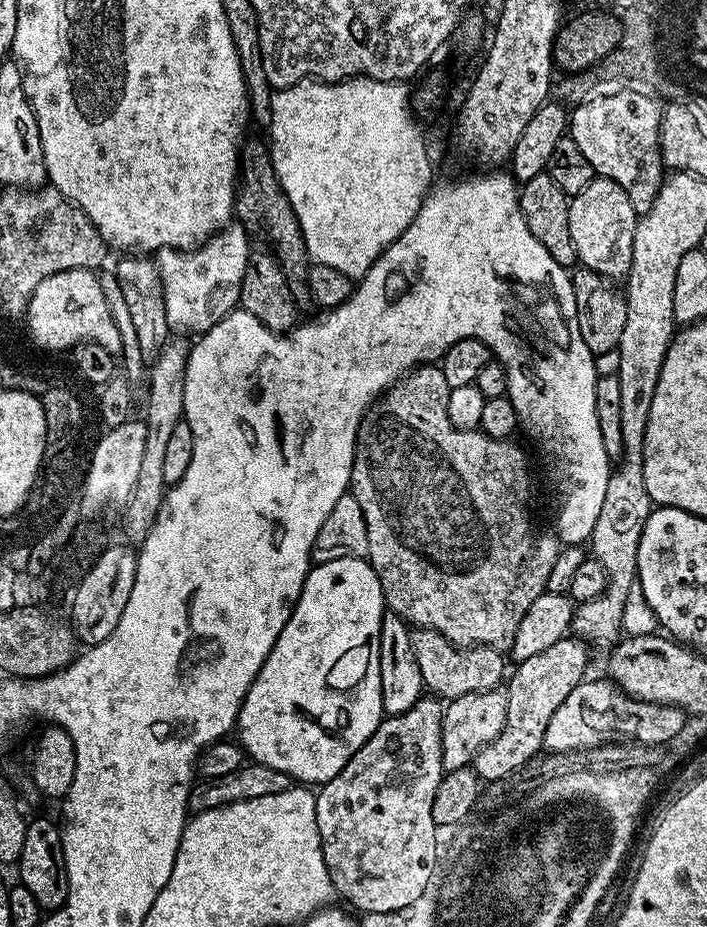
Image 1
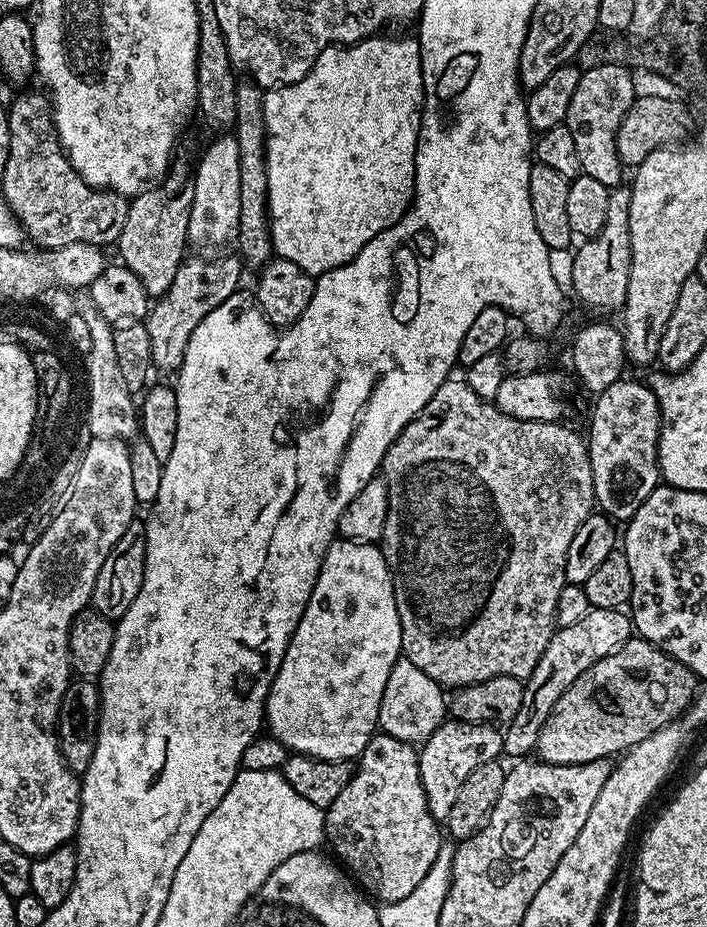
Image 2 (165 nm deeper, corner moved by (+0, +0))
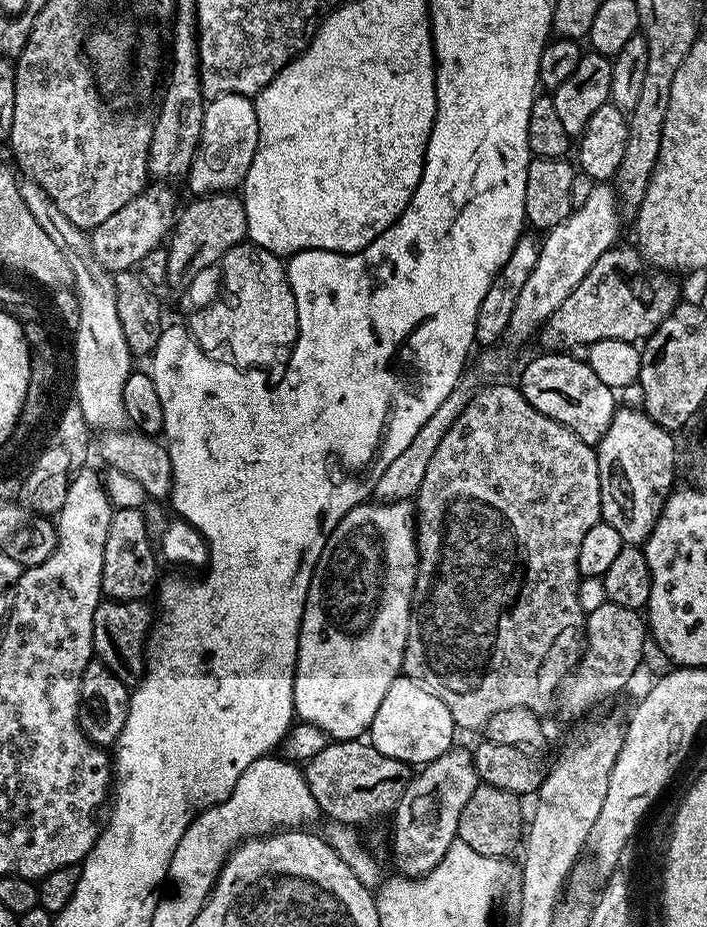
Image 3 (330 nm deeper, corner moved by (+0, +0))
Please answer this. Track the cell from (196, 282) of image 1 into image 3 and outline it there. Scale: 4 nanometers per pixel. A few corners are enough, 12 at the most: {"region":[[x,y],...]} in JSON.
{"region":[[253,97],[204,106],[186,177],[193,197],[232,192],[258,150]]}

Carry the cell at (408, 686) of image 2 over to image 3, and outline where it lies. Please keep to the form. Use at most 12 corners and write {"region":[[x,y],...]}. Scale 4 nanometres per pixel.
{"region":[[406,675],[370,729],[386,758],[423,766],[458,735],[446,702]]}

